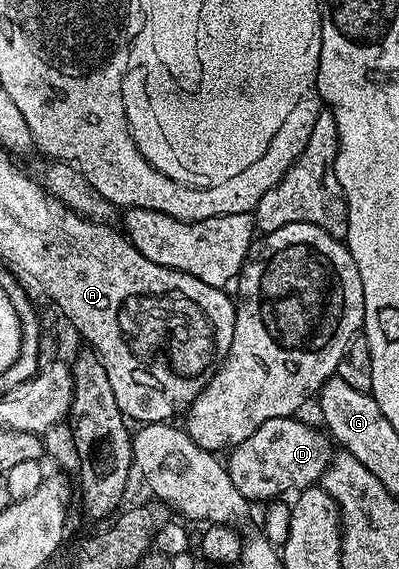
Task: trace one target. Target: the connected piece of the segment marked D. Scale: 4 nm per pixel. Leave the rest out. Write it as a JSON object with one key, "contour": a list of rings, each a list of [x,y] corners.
{"contour":[[[278,416],[270,419],[269,422],[262,423],[258,431],[254,431],[249,439],[236,445],[227,454],[226,464],[230,481],[250,503],[254,503],[256,499],[260,498],[268,501],[285,496],[284,493],[290,492],[289,494],[291,494],[293,491],[313,486],[323,478],[334,455],[333,444],[325,432],[306,425],[300,419],[295,416]]]}

